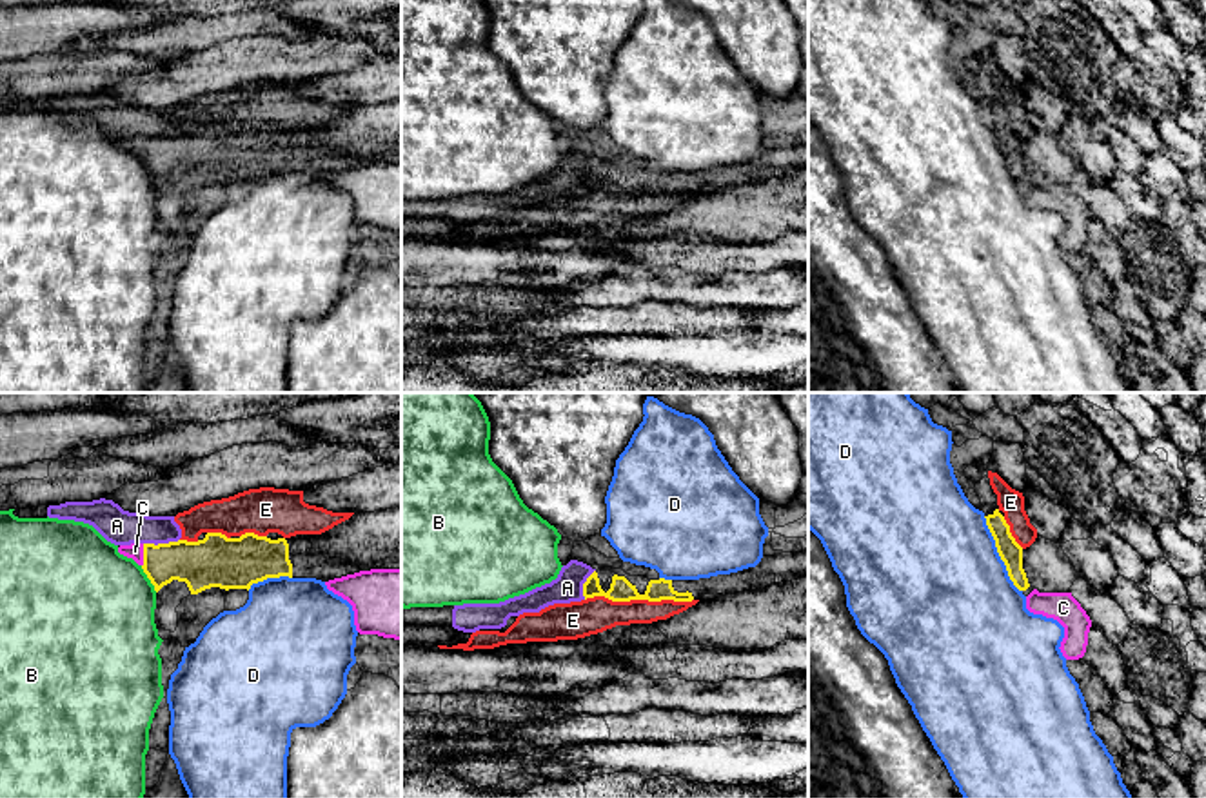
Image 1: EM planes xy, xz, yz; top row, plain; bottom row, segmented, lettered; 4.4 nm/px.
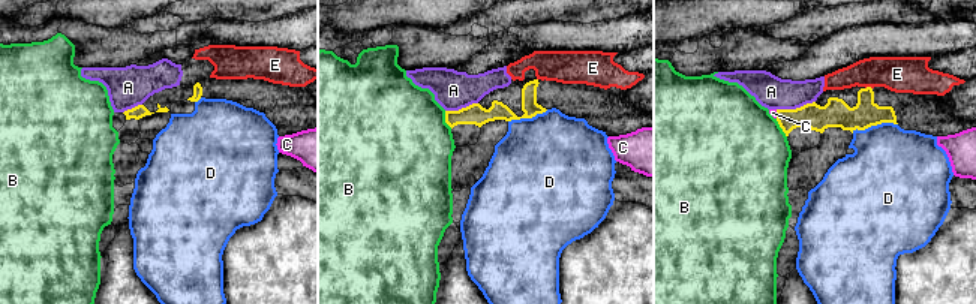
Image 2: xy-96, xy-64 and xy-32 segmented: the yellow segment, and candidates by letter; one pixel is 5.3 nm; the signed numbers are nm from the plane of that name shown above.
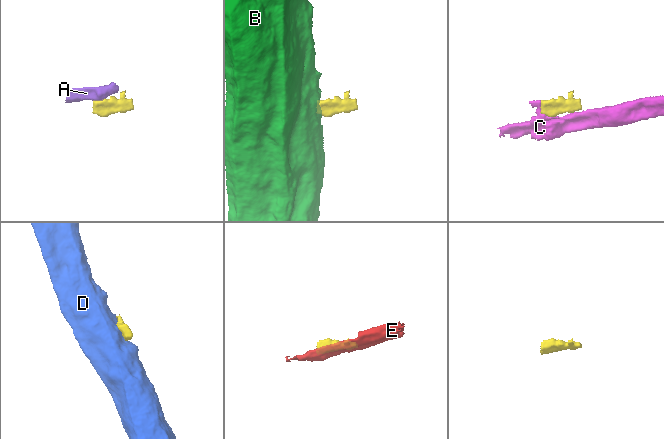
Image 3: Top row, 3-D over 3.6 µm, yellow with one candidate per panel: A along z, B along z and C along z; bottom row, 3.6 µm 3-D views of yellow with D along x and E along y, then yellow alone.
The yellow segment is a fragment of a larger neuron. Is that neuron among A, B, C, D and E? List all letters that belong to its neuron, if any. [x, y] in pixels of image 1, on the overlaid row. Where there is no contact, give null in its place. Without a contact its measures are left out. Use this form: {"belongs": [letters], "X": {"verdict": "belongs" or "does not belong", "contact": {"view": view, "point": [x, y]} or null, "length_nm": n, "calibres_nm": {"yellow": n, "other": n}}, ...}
{"belongs": [], "A": {"verdict": "does not belong", "contact": {"view": "xy", "point": [160, 544]}, "length_nm": 160, "calibres_nm": {"yellow": 220, "other": 160}}, "B": {"verdict": "does not belong", "contact": {"view": "xy", "point": [148, 577]}, "length_nm": 140, "calibres_nm": {"yellow": 220, "other": 480}}, "C": {"verdict": "does not belong", "contact": {"view": "xy", "point": [144, 555]}, "length_nm": 100, "calibres_nm": {"yellow": 200, "other": 70}}, "D": {"verdict": "does not belong", "contact": {"view": "yz", "point": [999, 555]}, "length_nm": 380, "calibres_nm": {"yellow": 100, "other": 500}}, "E": {"verdict": "does not belong", "contact": {"view": "xz", "point": [640, 598]}, "length_nm": 480, "calibres_nm": {"yellow": 100, "other": 160}}}

